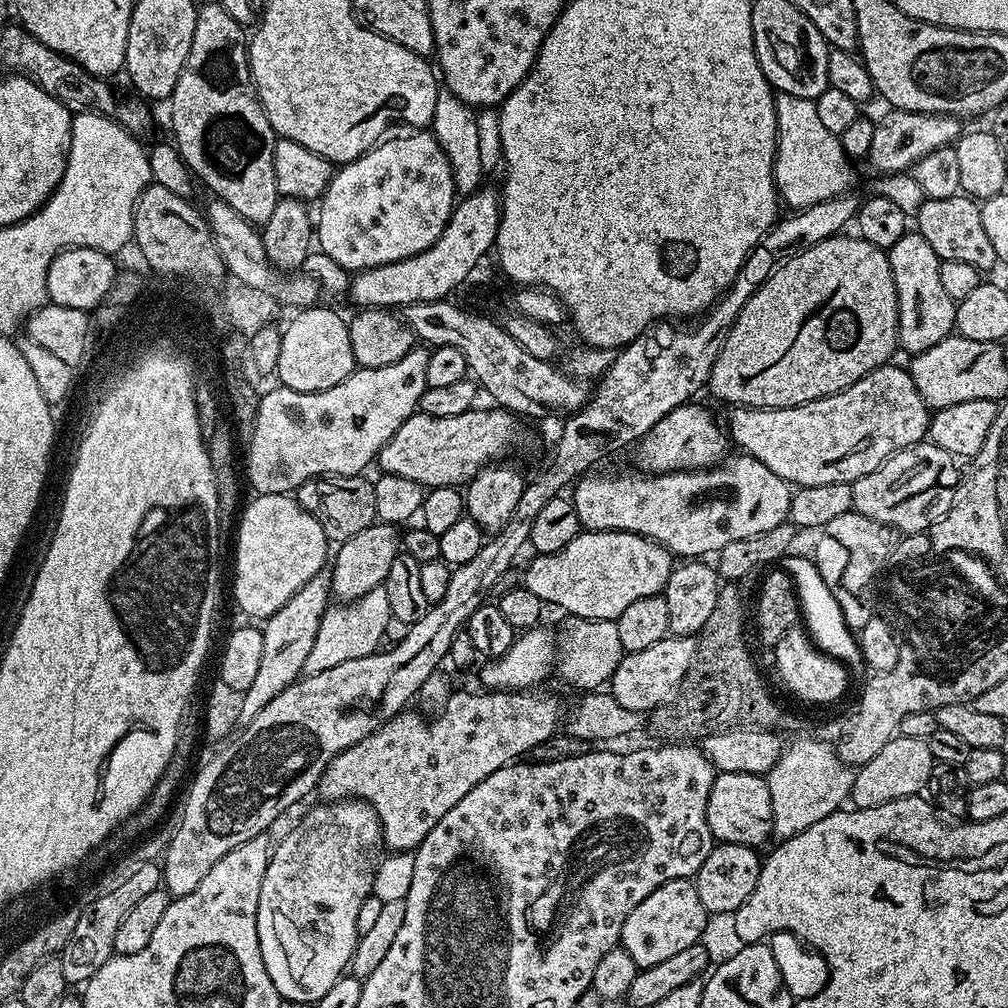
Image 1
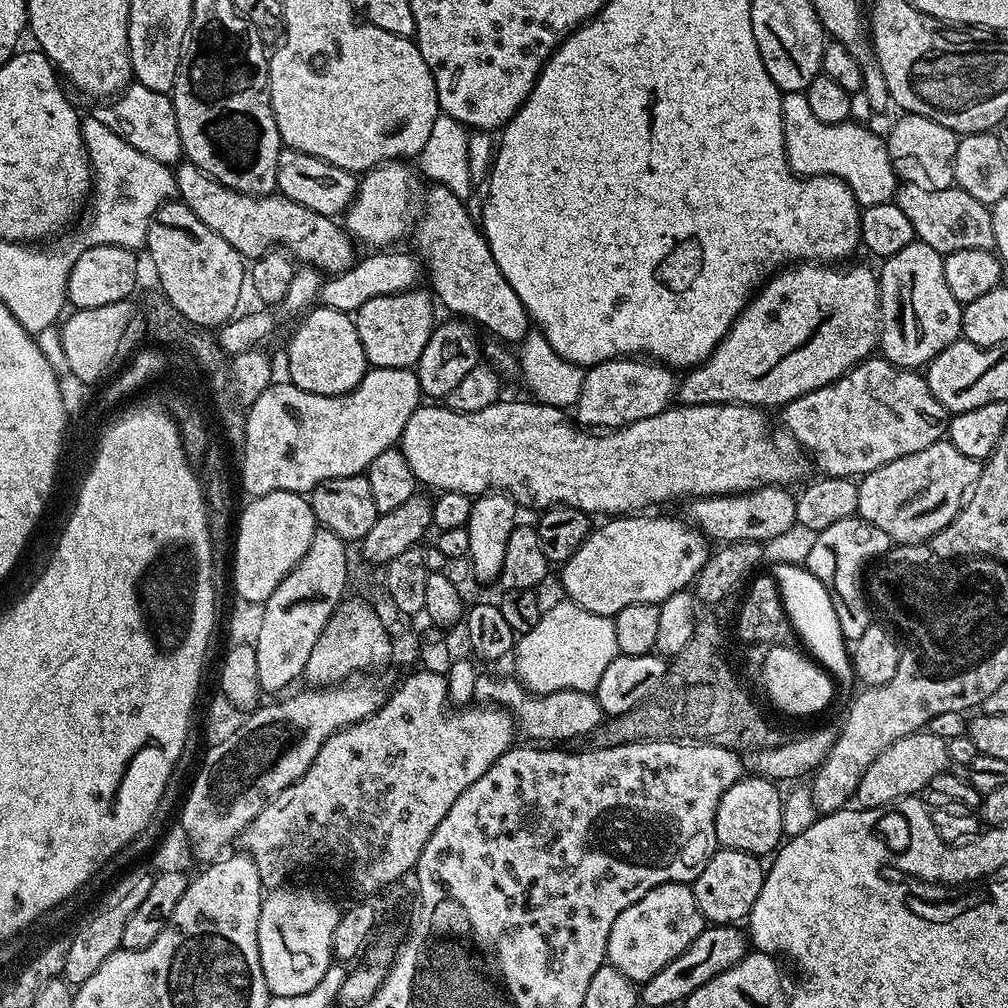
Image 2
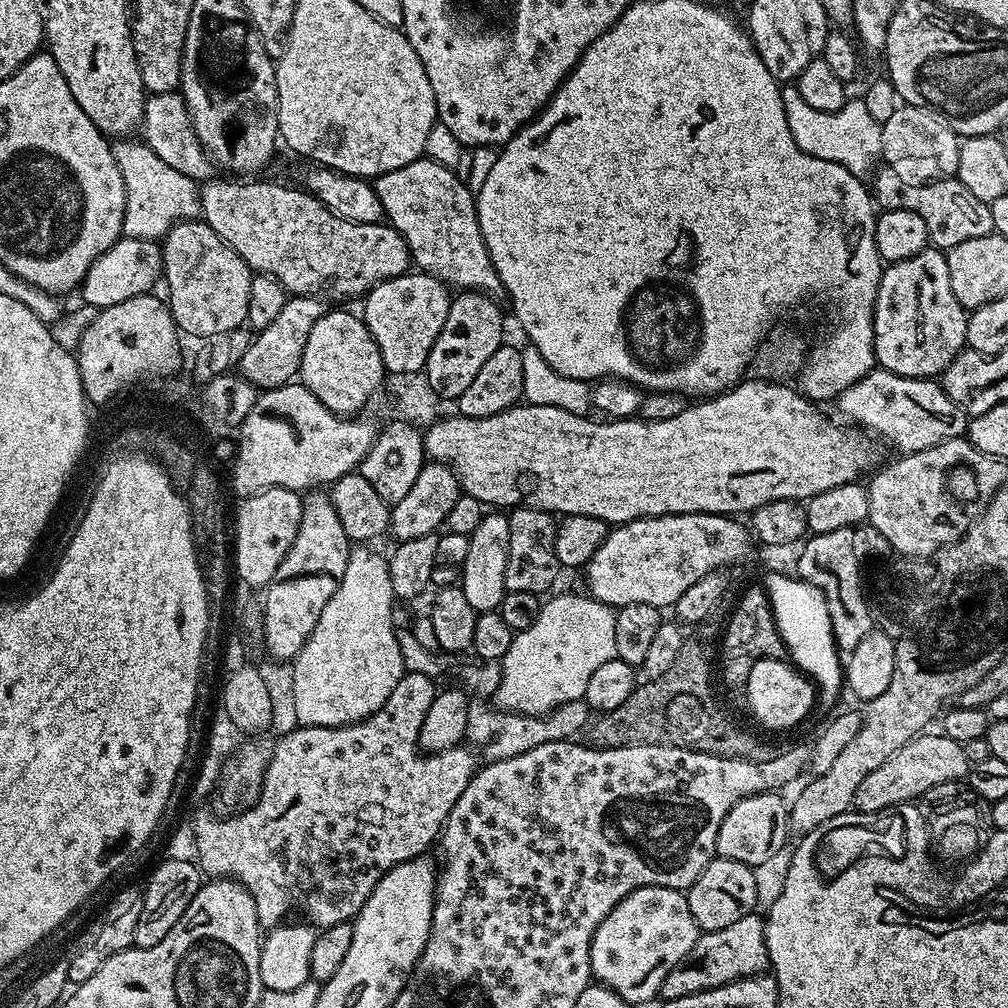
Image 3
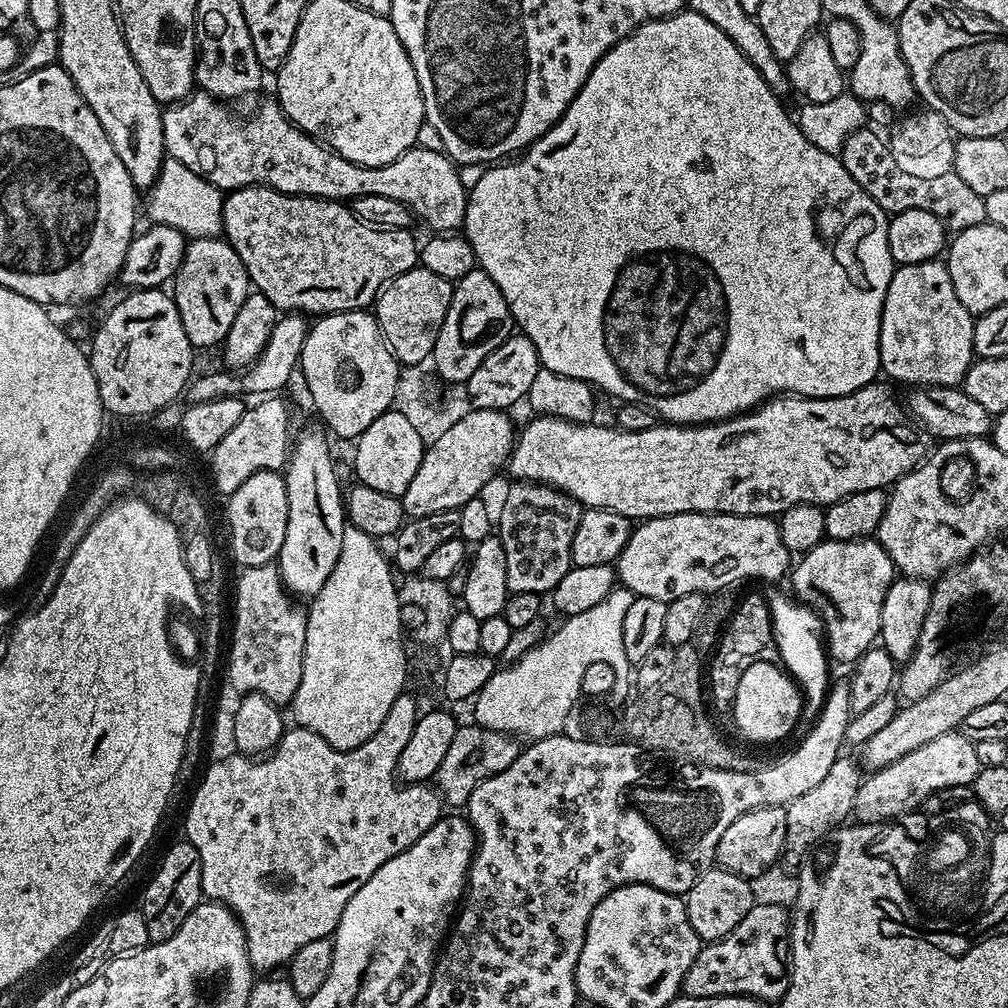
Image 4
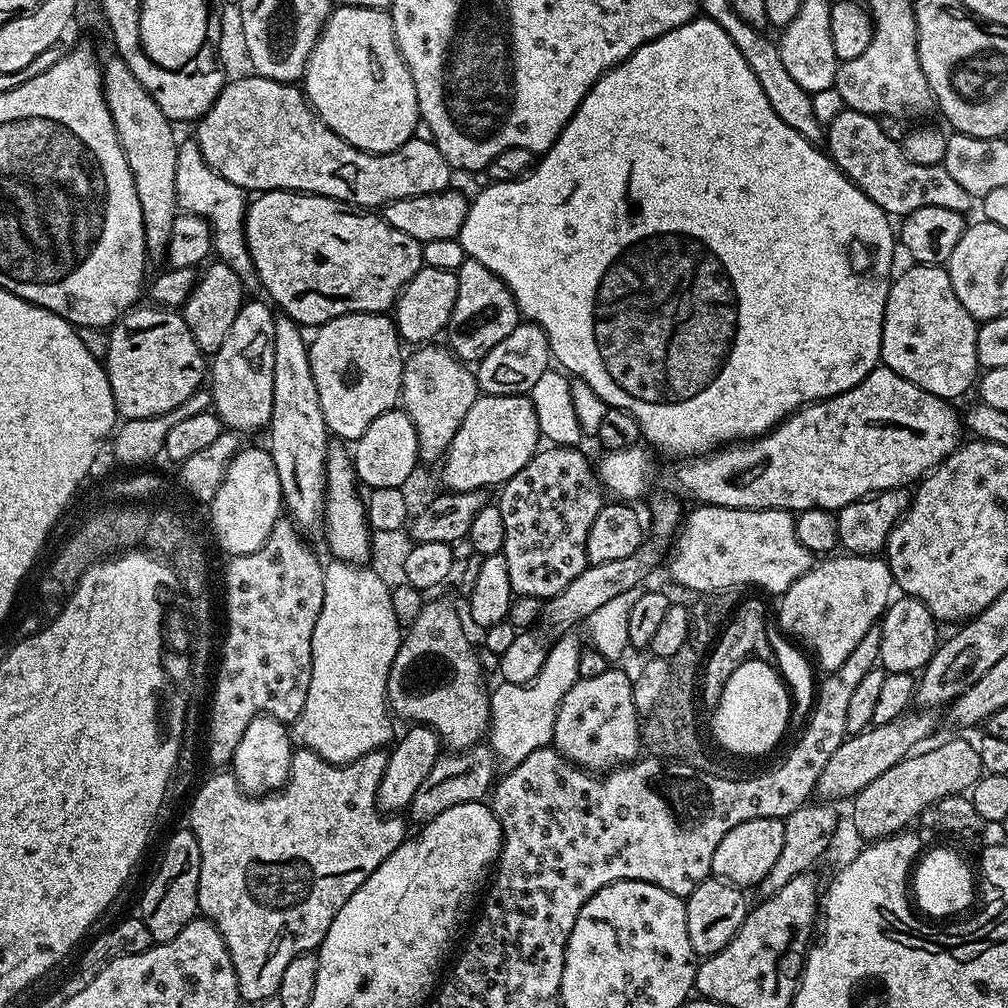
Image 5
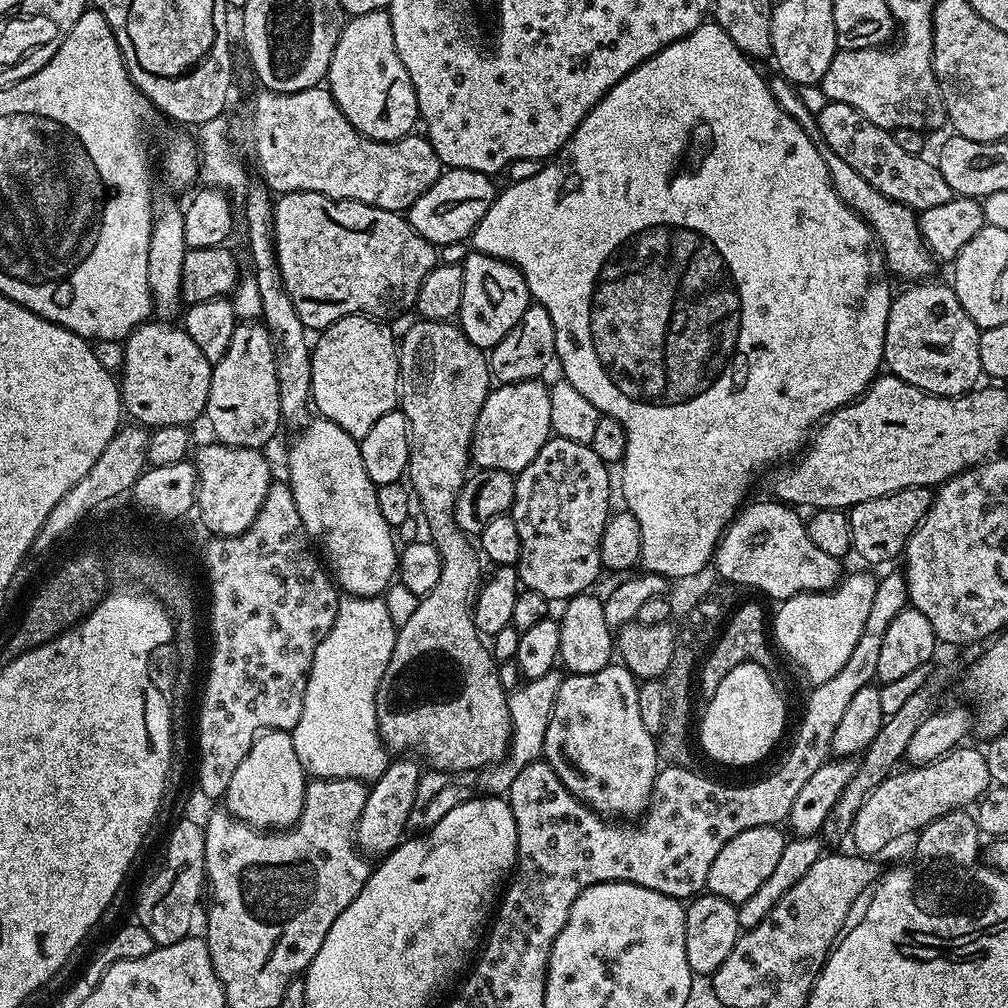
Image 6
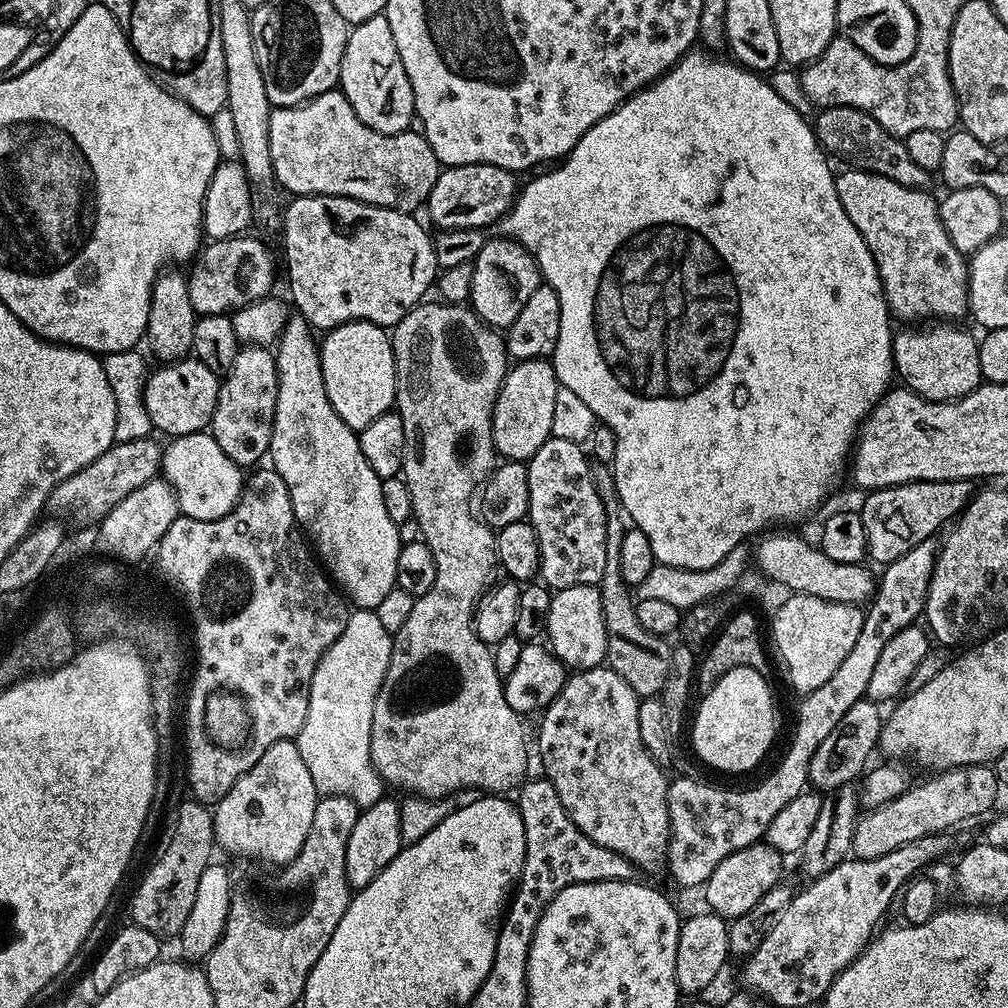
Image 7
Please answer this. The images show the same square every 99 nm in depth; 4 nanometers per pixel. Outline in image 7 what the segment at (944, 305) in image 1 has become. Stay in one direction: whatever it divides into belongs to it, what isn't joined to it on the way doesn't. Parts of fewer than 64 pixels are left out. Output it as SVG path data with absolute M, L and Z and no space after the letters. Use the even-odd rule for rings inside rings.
M928 322L923 326L904 326L892 337L892 363L897 377L923 400L955 402L980 387L982 377L978 354L980 345L956 322Z

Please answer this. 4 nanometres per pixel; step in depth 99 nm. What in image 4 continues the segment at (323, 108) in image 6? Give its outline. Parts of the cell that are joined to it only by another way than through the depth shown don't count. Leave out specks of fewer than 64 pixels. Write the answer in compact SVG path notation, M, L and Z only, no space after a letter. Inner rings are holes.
M203 90L193 91L187 98L167 105L163 109L162 118L165 153L221 190L263 186L288 192L291 196L319 196L322 200L341 202L351 202L370 194L382 194L382 198L394 198L394 202L402 202L419 219L421 216L432 227L433 233L452 234L463 225L468 205L465 177L443 151L435 152L417 146L406 150L386 166L358 166L332 149L325 148L313 136L307 136L302 129L294 126L294 122L290 122L275 99L269 98L265 104L258 105L249 116L239 116L232 108L235 107L217 100L215 96L209 96Z

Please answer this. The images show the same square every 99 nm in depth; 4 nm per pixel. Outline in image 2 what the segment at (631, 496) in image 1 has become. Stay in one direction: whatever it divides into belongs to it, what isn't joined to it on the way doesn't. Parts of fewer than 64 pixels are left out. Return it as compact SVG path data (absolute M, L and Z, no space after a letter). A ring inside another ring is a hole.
M769 486L756 488L753 492L739 492L736 496L706 496L691 501L688 508L687 523L693 528L699 528L709 541L731 542L733 540L755 540L757 542L769 542L779 536L787 534L791 528L797 527L796 522L796 496L787 492L784 486Z

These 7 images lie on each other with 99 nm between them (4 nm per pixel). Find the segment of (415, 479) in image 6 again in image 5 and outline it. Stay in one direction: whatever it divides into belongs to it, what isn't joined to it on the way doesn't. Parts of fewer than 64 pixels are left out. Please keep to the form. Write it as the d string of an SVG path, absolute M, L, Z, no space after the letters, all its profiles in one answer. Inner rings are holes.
M429 342L417 347L413 356L404 361L402 374L403 411L407 412L410 422L414 422L414 430L418 434L421 461L439 461L447 452L454 434L458 434L458 426L462 426L462 418L466 418L466 410L474 406L478 389L475 371L465 361L459 360L451 348L439 343ZM436 600L425 603L418 622L403 633L400 649L390 666L388 675L388 707L397 717L408 720L413 725L432 728L440 737L443 747L448 750L469 748L481 743L489 735L491 706L489 689L484 689L484 676L480 673L480 660L468 641L465 621L448 604Z

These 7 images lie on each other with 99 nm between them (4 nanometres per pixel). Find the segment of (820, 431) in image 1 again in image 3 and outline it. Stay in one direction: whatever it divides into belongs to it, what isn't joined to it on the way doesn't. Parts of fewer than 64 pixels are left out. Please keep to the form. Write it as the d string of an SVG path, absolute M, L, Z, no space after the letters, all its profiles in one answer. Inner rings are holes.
M879 366L865 374L861 380L854 382L846 390L842 390L834 400L834 406L845 416L843 419L849 425L863 430L865 433L877 436L885 440L892 448L897 448L897 453L907 454L910 452L921 452L930 446L938 446L947 440L963 437L968 431L969 415L963 412L957 404L944 392L943 383L932 378L910 378L899 376L890 370Z

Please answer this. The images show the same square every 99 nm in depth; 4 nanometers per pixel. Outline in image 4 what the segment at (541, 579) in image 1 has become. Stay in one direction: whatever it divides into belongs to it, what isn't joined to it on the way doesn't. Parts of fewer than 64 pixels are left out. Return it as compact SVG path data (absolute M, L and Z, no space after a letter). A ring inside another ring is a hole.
M683 512L669 516L654 516L651 520L639 521L633 527L630 538L626 542L622 554L616 559L614 567L619 583L623 587L629 588L633 597L645 596L667 602L674 598L682 598L682 594L698 594L699 592L711 594L711 592L718 591L719 588L728 588L731 584L738 583L739 580L780 580L783 576L785 579L790 572L790 553L786 550L786 546L782 546L779 523L771 516L735 516L721 512Z

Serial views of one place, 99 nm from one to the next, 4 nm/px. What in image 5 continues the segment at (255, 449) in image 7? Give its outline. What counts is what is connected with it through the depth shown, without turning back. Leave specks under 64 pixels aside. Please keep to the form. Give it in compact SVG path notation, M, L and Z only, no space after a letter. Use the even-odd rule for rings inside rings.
M245 299L234 318L234 326L230 326L230 334L226 334L222 346L218 346L210 360L211 407L223 427L237 434L267 429L274 410L274 322L277 313L271 303L261 300Z

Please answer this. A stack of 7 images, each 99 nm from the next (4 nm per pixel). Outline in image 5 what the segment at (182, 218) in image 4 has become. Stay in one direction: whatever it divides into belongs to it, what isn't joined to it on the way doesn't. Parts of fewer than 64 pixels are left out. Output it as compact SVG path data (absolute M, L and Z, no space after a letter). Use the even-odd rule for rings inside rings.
M195 139L181 143L176 149L178 170L176 171L176 203L184 212L195 216L203 216L212 231L212 247L219 263L230 266L234 274L244 284L245 289L257 287L256 267L250 258L250 250L246 242L244 219L248 213L250 203L245 189L234 186L234 182L226 182L222 174L218 174L208 165L206 158L202 158L200 148Z

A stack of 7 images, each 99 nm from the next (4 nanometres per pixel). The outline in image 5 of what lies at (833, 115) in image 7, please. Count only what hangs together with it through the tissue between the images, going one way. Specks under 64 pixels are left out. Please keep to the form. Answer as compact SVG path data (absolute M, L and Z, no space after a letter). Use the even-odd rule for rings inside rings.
M845 108L826 126L826 151L878 207L889 217L903 218L922 206L942 206L945 210L971 213L974 198L944 169L943 163L920 165L909 160L897 141L882 134L875 116Z

